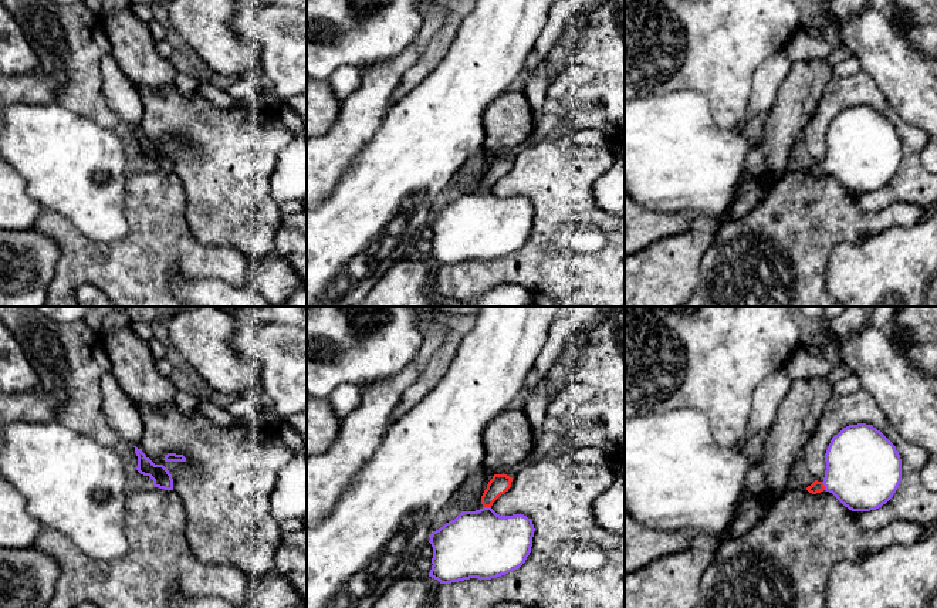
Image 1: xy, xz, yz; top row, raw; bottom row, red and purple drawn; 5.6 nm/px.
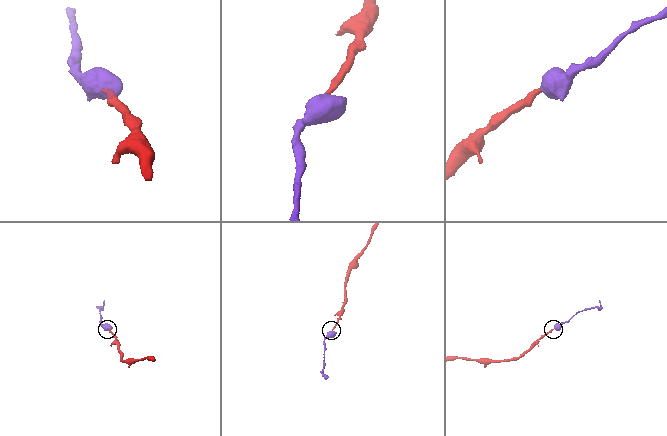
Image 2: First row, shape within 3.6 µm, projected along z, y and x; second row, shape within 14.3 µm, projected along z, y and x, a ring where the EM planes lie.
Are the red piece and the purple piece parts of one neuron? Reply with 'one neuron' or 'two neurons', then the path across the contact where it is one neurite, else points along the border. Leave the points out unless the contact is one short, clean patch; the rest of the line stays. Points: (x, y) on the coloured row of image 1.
one neuron | across yz (817, 486), (824, 486), (859, 473), (863, 469)

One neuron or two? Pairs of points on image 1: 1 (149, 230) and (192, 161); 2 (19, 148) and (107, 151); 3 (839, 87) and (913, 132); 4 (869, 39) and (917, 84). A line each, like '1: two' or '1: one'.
1: two
2: one
3: one
4: one

